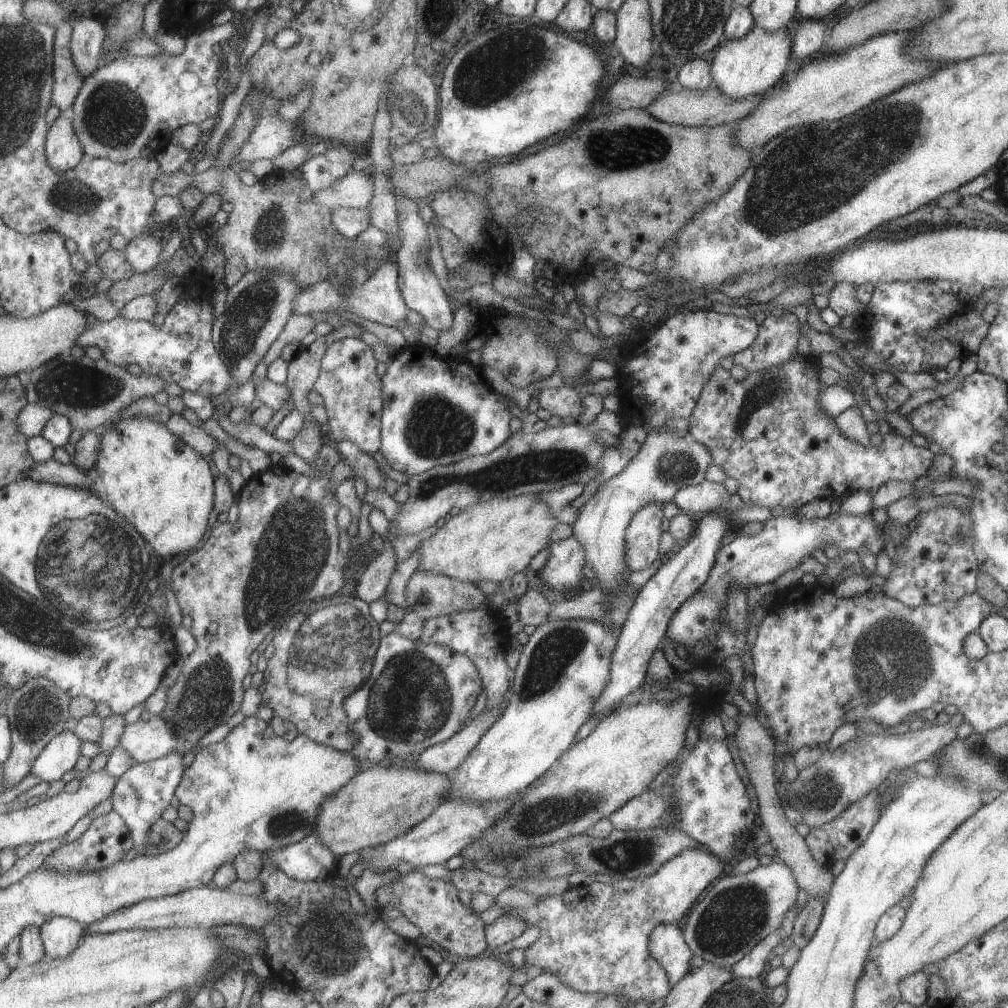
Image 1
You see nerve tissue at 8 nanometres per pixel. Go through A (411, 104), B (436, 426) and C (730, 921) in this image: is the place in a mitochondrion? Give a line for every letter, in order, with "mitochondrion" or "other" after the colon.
A: mitochondrion
B: mitochondrion
C: mitochondrion

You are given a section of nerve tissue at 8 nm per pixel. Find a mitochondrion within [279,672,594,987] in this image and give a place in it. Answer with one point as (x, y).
(330, 944)

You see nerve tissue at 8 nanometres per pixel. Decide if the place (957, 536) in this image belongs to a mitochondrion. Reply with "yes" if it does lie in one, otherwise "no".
yes

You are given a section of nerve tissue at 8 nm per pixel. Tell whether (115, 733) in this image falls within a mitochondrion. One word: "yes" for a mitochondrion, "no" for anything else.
no

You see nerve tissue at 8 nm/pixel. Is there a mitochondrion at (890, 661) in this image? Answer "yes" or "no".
yes

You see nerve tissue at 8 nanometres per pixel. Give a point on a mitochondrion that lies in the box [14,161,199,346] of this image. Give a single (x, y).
(78, 198)

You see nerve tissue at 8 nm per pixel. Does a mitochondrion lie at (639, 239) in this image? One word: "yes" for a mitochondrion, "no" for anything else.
no

